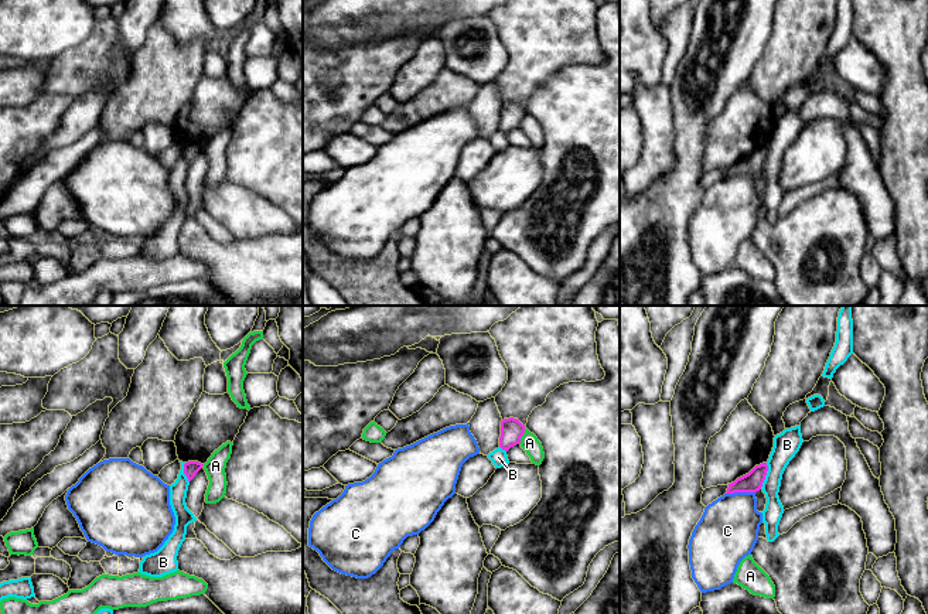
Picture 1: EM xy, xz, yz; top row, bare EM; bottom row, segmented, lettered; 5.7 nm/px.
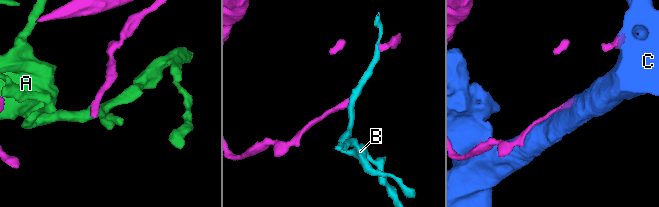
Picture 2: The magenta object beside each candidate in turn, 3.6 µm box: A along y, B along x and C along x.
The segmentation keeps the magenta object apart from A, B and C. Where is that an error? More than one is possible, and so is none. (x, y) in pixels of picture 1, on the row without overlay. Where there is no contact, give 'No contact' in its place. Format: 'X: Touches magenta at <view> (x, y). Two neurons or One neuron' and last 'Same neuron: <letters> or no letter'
A: Touches magenta at xz (522, 118). Two neurons
B: Touches magenta at yz (766, 157). Two neurons
C: Touches magenta at yz (740, 174). Two neurons
Same neuron: no letter

